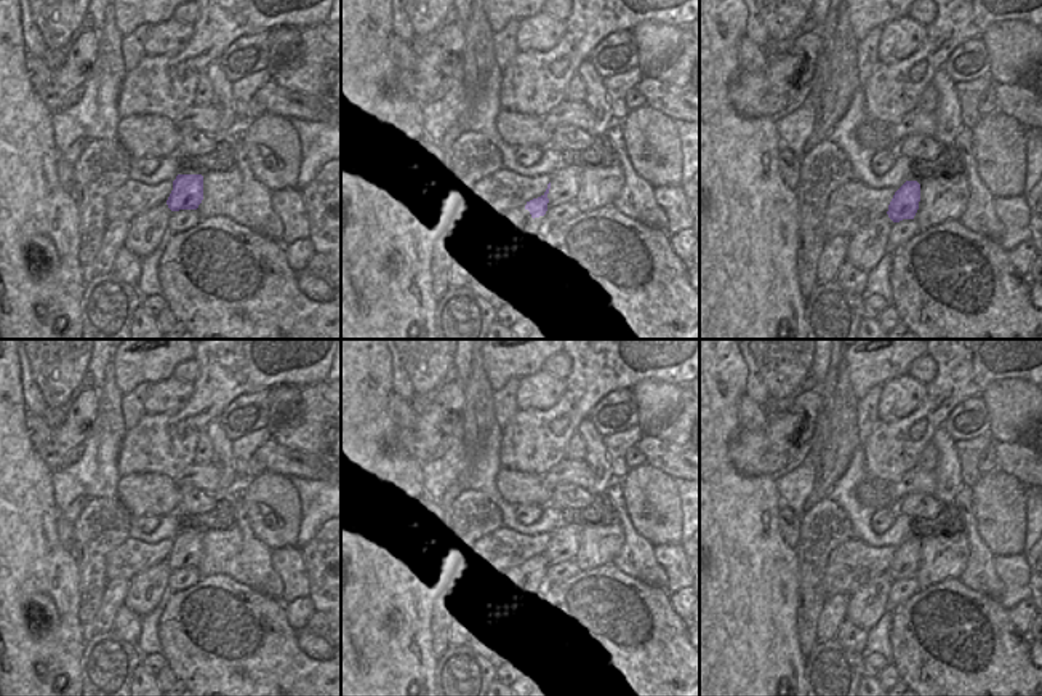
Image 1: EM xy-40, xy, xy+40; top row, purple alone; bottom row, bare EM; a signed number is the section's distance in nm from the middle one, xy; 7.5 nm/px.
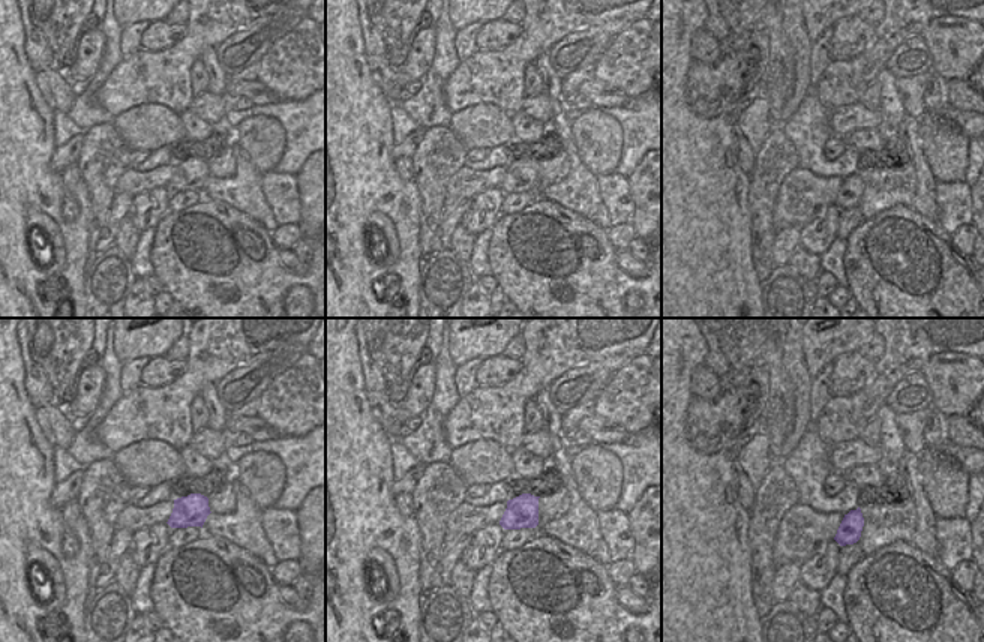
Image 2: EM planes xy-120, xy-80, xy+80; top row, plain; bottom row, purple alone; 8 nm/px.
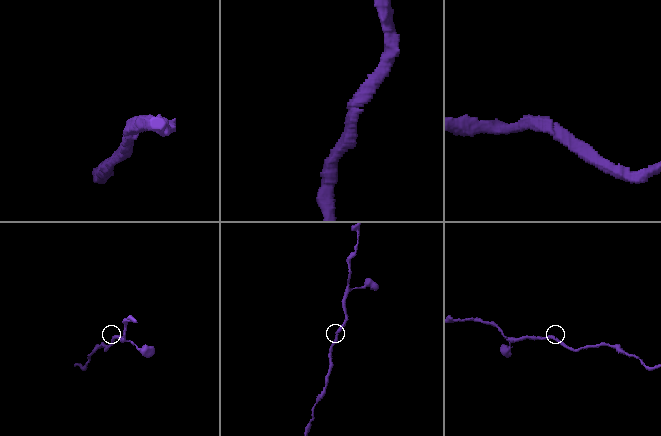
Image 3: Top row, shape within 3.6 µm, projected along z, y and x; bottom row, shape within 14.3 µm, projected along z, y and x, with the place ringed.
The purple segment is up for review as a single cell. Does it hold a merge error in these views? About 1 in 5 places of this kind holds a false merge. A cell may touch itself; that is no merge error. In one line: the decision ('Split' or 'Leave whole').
Leave whole.

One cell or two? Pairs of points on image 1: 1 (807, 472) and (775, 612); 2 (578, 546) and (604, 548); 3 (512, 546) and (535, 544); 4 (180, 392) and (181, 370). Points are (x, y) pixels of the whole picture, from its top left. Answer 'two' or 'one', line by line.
1: two
2: one
3: one
4: two

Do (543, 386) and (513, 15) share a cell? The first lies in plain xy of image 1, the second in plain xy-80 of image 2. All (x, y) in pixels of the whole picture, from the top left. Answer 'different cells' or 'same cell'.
different cells

